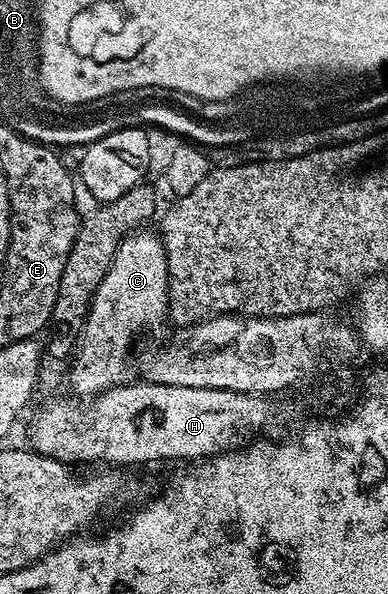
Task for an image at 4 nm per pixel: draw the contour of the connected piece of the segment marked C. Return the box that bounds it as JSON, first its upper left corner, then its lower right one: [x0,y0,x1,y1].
[68,229,169,397]

